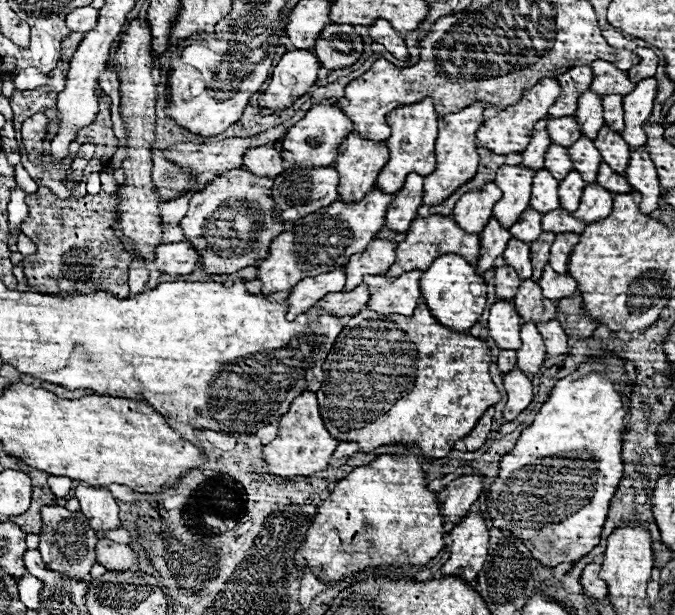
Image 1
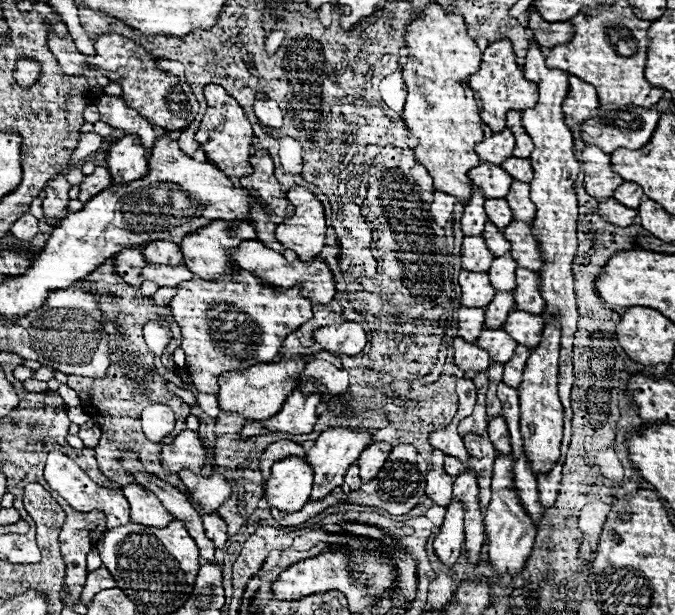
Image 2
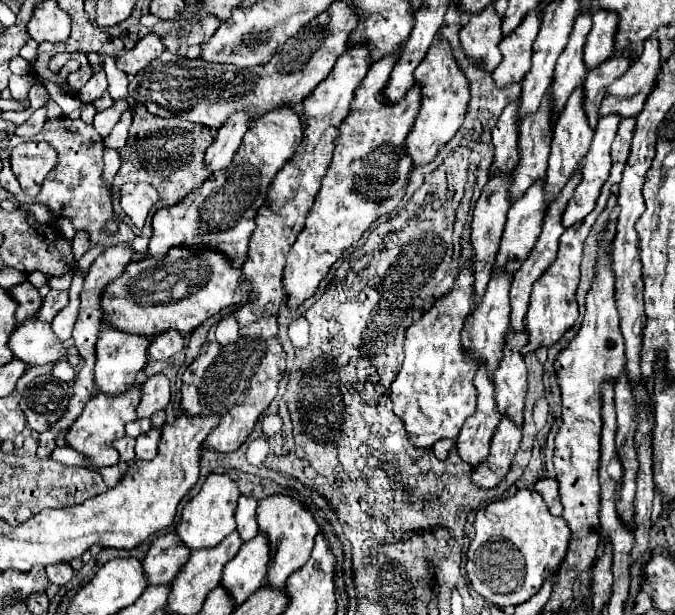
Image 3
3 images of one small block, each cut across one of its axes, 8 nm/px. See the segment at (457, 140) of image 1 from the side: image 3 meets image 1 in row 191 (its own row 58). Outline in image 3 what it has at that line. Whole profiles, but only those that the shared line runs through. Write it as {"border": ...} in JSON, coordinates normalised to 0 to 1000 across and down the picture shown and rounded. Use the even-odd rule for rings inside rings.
{"border":[[[649,65],[637,75],[631,94],[613,117],[616,133],[625,137],[625,172],[619,182],[619,192],[613,198],[613,208],[604,218],[601,241],[610,254],[613,267],[634,267],[652,237],[658,237],[681,208],[687,198],[687,185],[696,163],[696,130],[681,114],[670,78],[661,65]]]}

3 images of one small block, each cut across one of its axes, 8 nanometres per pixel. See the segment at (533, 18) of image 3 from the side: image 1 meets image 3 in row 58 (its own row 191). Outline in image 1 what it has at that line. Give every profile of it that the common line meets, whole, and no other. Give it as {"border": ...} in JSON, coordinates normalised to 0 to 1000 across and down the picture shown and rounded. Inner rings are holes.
{"border":[[[747,270],[735,283],[732,299],[744,309],[744,325],[732,335],[732,354],[744,371],[756,371],[785,335],[788,286],[791,280],[776,270]]]}

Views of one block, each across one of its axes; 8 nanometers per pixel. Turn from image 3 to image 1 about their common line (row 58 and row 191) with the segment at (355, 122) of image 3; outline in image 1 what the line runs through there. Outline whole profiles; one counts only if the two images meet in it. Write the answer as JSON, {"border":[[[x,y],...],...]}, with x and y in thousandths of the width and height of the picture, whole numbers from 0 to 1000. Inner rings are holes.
{"border":[[[631,159],[619,169],[607,169],[599,176],[587,176],[575,185],[575,205],[581,208],[581,221],[572,228],[572,237],[578,244],[578,260],[563,276],[557,306],[563,312],[590,312],[607,280],[616,280],[622,286],[634,286],[646,276],[646,250],[643,234],[649,224],[649,189],[643,182],[640,163]]]}

